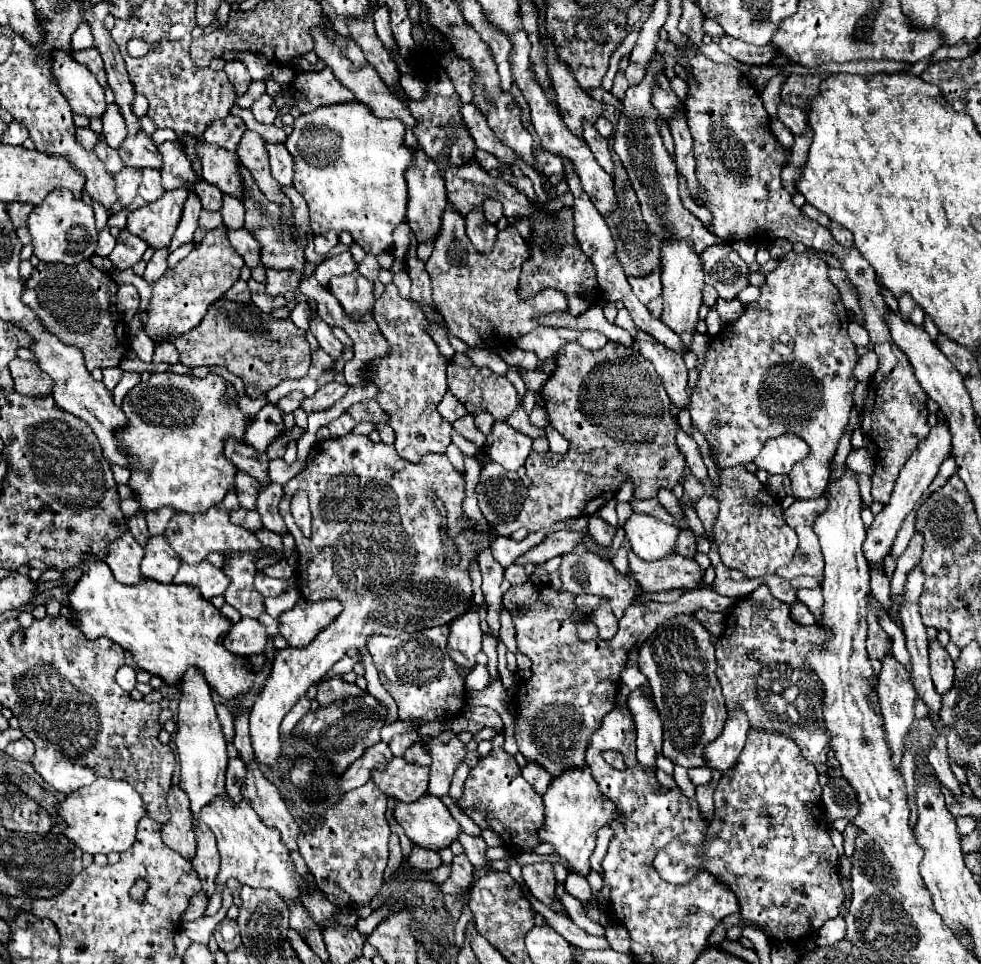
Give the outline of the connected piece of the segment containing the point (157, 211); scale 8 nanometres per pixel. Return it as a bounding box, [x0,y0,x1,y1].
[127,188,189,250]

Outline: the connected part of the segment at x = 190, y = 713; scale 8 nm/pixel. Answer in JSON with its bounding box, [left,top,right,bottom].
[175,668,229,819]

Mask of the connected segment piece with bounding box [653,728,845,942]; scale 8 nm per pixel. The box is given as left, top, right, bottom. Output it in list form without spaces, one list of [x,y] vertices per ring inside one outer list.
[[[751,728],[737,764],[723,774],[715,788],[715,814],[707,828],[703,846],[671,840],[655,856],[653,868],[671,884],[687,884],[695,874],[709,872],[739,896],[741,916],[747,922],[767,926],[773,942],[785,942],[791,936],[791,940],[797,942],[813,936],[829,918],[837,916],[837,908],[845,900],[837,874],[839,854],[829,838],[819,800],[821,786],[817,770],[801,756],[797,744],[783,734],[769,734],[765,730]]]

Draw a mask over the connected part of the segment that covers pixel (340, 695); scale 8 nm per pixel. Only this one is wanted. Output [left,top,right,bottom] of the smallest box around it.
[317,678,363,706]

